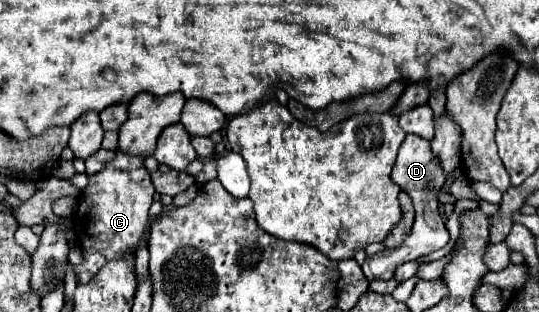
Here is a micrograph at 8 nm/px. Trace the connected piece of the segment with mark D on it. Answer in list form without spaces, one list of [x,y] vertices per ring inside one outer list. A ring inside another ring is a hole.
[[[407,135],[405,137],[405,141],[401,143],[399,153],[397,153],[397,161],[393,165],[391,179],[405,193],[409,193],[409,197],[413,199],[413,207],[415,207],[419,219],[415,219],[411,235],[403,241],[403,245],[395,247],[393,251],[383,251],[379,255],[373,255],[373,257],[365,259],[363,273],[365,273],[365,277],[369,281],[373,281],[373,279],[391,279],[395,267],[399,267],[401,263],[407,263],[407,261],[413,261],[413,259],[417,259],[421,255],[433,253],[433,251],[445,247],[447,241],[449,241],[449,233],[447,233],[445,223],[441,219],[439,201],[437,201],[437,195],[439,195],[441,187],[447,183],[447,175],[445,175],[445,171],[441,171],[441,163],[437,163],[437,157],[433,155],[431,145],[429,145],[427,139],[421,139],[419,135]],[[375,259],[379,259],[379,261],[375,261]],[[381,261],[385,261],[385,265],[381,265]]]

